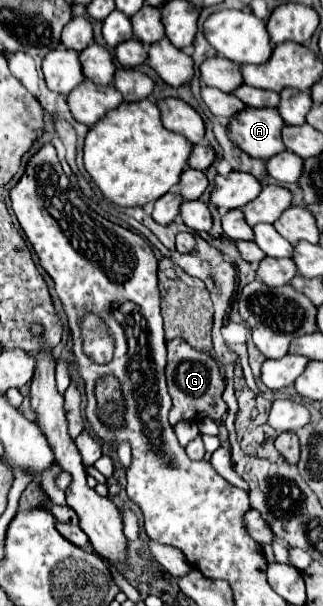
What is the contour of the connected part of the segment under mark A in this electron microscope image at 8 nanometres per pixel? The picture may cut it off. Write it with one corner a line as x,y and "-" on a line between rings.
247,107
229,123
231,141
251,157
271,159
285,151
281,129
283,117
277,109
251,109

